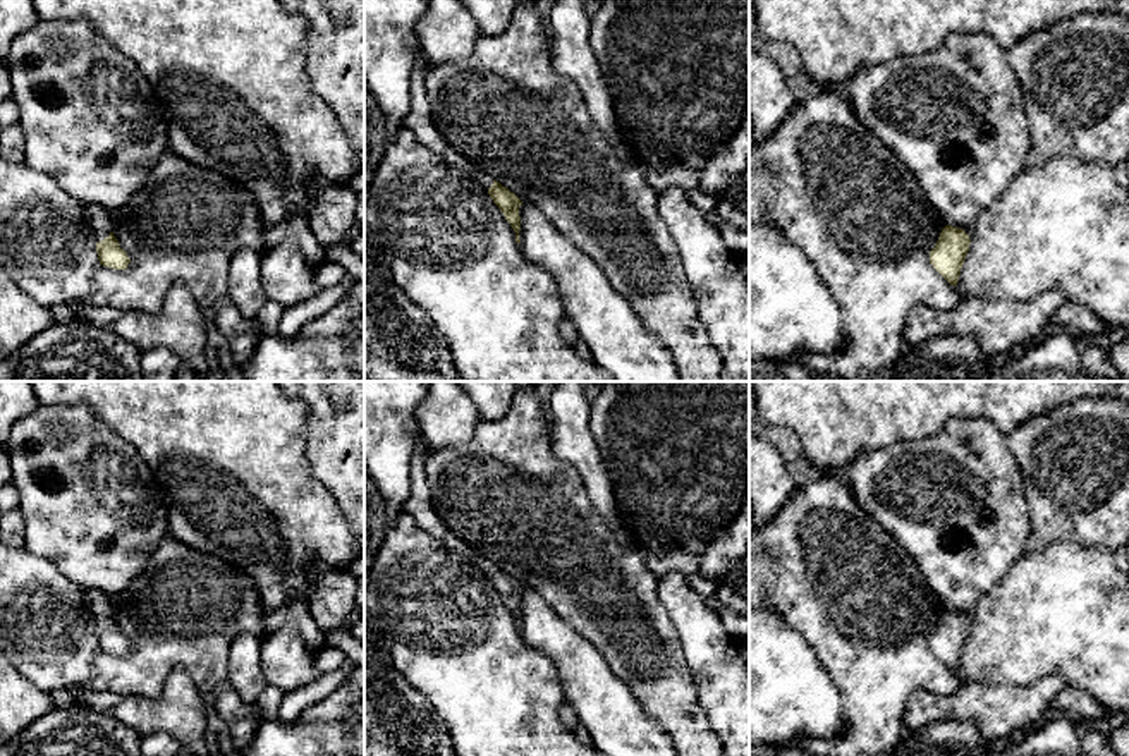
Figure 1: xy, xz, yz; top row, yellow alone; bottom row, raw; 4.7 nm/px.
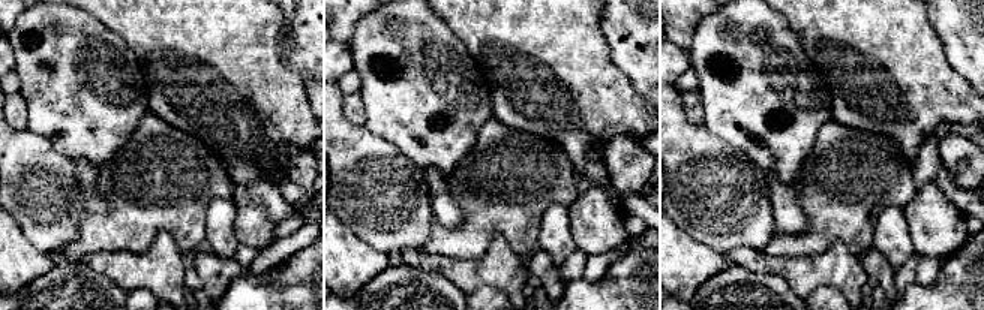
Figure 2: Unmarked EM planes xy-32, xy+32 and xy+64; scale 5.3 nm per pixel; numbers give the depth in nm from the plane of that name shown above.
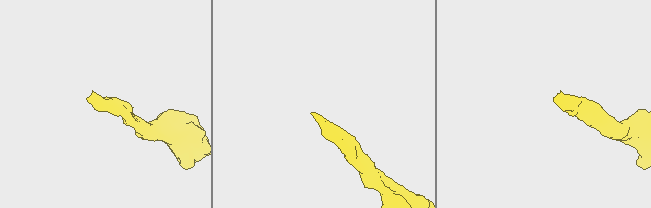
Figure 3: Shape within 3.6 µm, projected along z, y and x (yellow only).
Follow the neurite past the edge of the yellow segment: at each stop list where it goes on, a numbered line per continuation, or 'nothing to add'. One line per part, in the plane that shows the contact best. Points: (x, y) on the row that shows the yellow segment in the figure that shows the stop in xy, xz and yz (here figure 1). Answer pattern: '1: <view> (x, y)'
1: xy (100, 219)

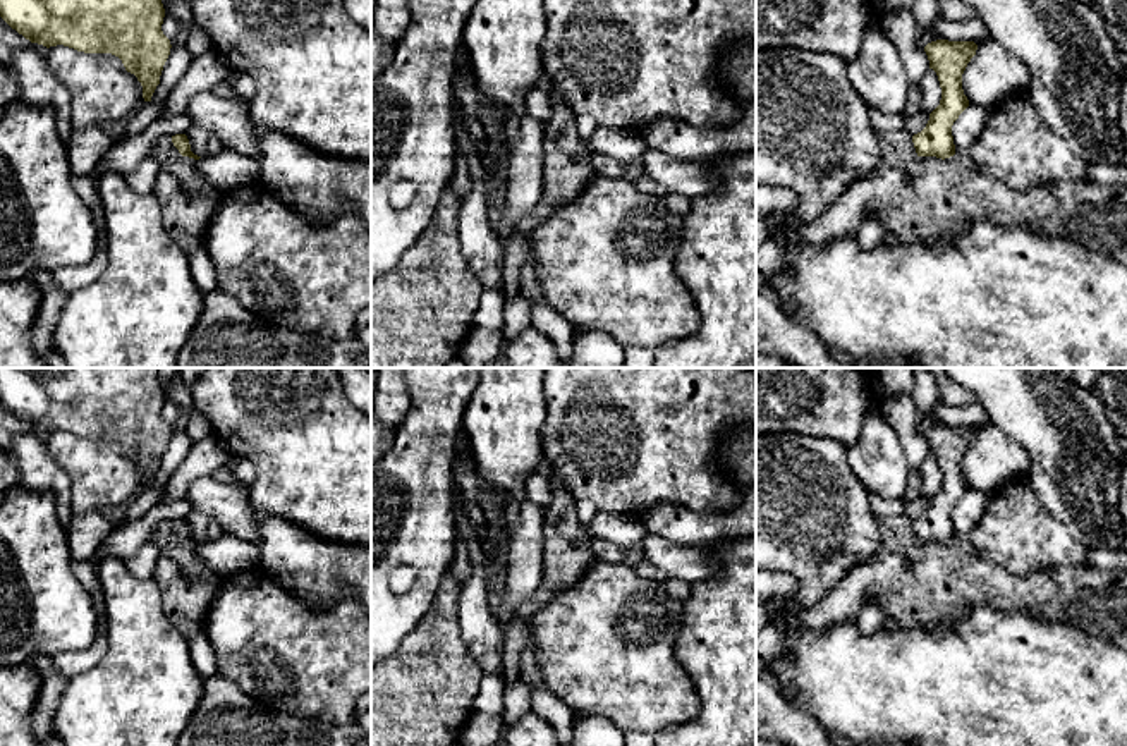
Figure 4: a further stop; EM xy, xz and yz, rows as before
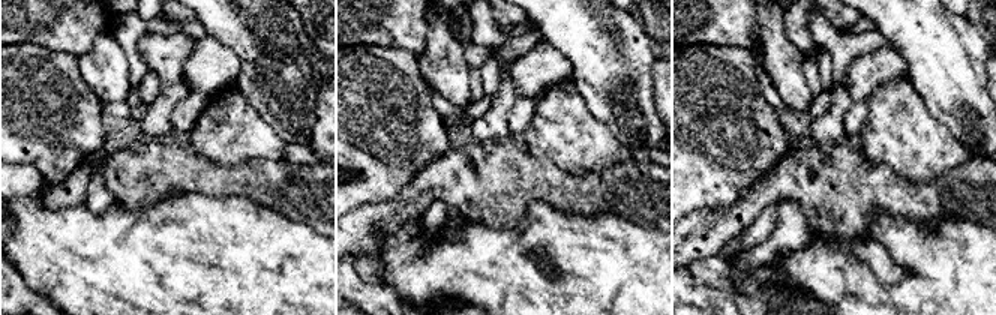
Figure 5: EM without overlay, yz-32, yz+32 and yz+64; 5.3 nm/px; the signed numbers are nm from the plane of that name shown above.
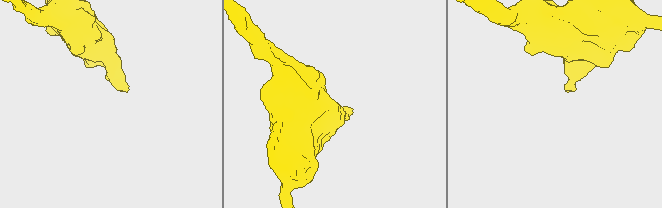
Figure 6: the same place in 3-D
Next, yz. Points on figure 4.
nothing to add

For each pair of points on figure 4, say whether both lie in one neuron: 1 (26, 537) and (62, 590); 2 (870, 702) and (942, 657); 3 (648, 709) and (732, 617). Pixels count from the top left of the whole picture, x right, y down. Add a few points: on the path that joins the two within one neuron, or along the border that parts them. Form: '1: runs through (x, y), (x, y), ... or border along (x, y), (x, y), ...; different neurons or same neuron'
1: runs through (26, 550), (48, 576); same neuron
2: runs through (887, 693), (909, 690), (925, 674); same neuron
3: border along (679, 628), (676, 659), (688, 674), (700, 705); different neurons

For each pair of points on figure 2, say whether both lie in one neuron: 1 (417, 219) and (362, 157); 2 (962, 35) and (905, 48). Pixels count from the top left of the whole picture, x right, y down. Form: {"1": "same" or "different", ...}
{"1": "same", "2": "different"}

